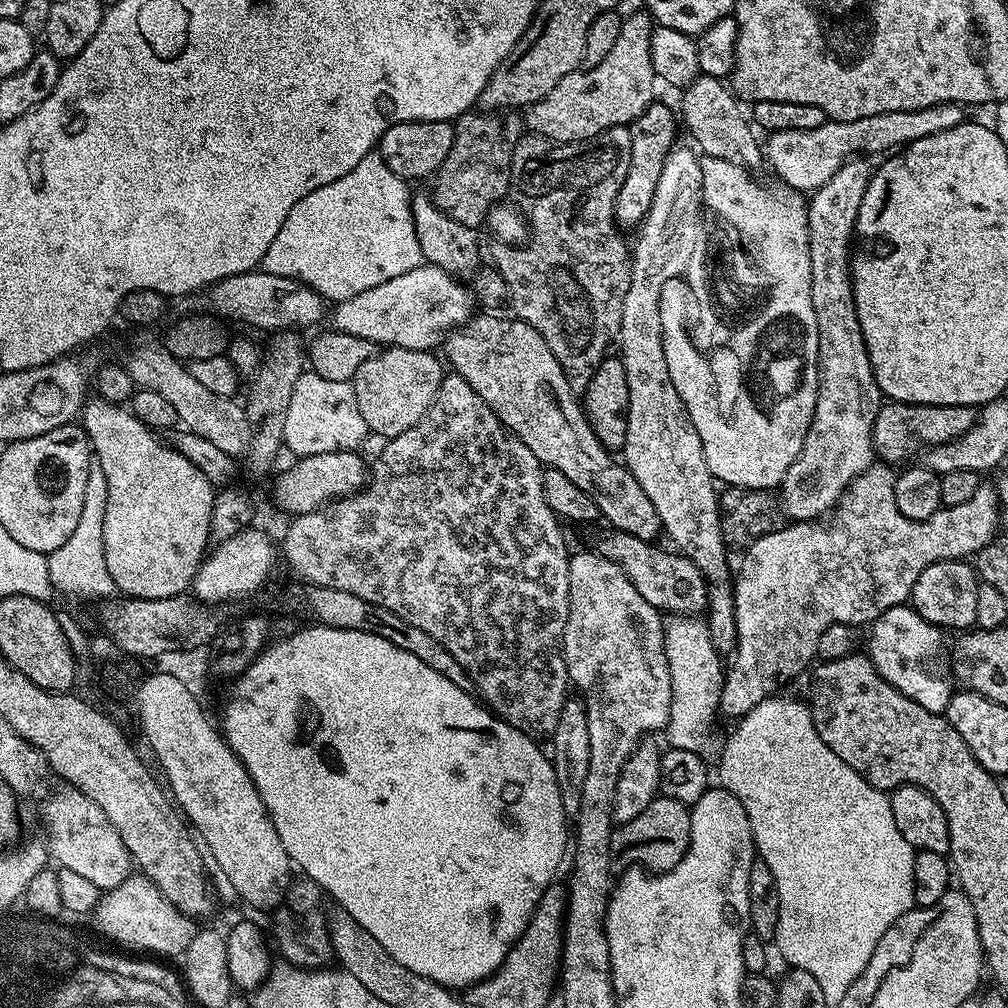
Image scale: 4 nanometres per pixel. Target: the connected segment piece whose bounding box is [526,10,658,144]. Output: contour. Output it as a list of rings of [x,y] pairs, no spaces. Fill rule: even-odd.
[[[647,11],[632,12],[622,19],[622,30],[618,42],[610,49],[610,54],[598,62],[598,66],[587,70],[577,70],[566,74],[550,94],[546,94],[537,104],[531,105],[526,112],[526,128],[529,133],[556,140],[560,144],[577,144],[579,140],[593,140],[608,128],[623,128],[631,125],[646,109],[654,103],[652,91],[658,87],[656,71],[650,58],[650,42],[654,21]]]

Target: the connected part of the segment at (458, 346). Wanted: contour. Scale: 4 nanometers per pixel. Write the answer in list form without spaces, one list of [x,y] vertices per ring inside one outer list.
[[[477,313],[467,323],[448,333],[442,350],[454,366],[453,371],[470,384],[514,435],[522,438],[526,446],[530,446],[541,465],[562,471],[583,494],[588,494],[596,504],[597,513],[601,517],[605,516],[615,531],[655,541],[655,536],[660,536],[662,532],[657,510],[654,510],[653,503],[647,498],[634,474],[617,457],[616,461],[612,457],[615,455],[598,442],[594,430],[588,425],[588,419],[584,417],[577,393],[570,386],[558,358],[554,358],[550,346],[546,346],[542,334],[538,334],[538,330],[534,330],[534,326],[526,322],[505,316]]]

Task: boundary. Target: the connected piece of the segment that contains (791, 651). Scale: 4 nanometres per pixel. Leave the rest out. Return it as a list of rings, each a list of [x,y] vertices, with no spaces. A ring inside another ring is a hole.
[[[883,462],[873,463],[872,467],[866,469],[844,491],[839,504],[834,509],[834,515],[831,517],[833,520],[829,524],[824,524],[825,522],[792,522],[789,523],[789,528],[776,526],[771,531],[767,531],[764,536],[757,537],[755,541],[743,549],[742,555],[744,557],[740,560],[740,569],[737,567],[734,572],[733,602],[736,607],[737,638],[735,651],[730,656],[732,665],[727,665],[724,685],[720,691],[720,712],[723,715],[733,716],[733,718],[745,716],[750,710],[754,710],[754,706],[758,706],[758,702],[767,700],[777,691],[776,683],[779,682],[780,676],[792,676],[795,672],[802,671],[808,663],[811,665],[817,659],[818,638],[822,638],[826,626],[834,626],[835,624],[871,625],[872,621],[877,620],[882,614],[886,614],[886,610],[905,603],[911,597],[914,582],[918,582],[918,574],[922,574],[922,570],[926,570],[926,566],[930,566],[939,560],[962,560],[971,557],[981,548],[985,548],[991,542],[992,537],[997,535],[998,517],[992,512],[992,508],[986,509],[984,528],[952,528],[950,510],[943,506],[928,520],[916,521],[904,517],[898,510],[898,503],[895,502],[896,477],[897,473],[889,465]]]

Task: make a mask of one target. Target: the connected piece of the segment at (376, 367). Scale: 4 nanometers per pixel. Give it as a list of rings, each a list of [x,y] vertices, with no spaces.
[[[388,346],[358,366],[351,381],[358,398],[358,410],[362,410],[369,433],[391,438],[410,430],[410,426],[422,419],[446,375],[432,356],[435,355],[431,351]]]

